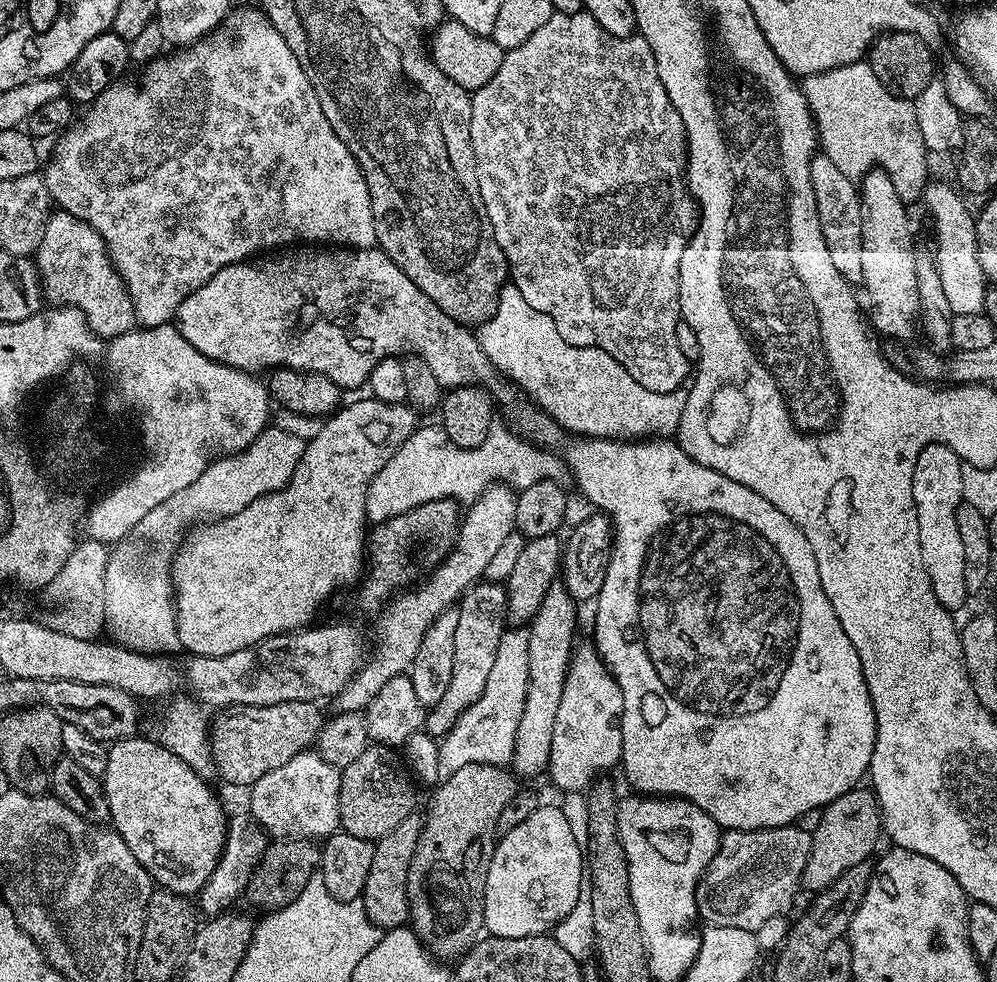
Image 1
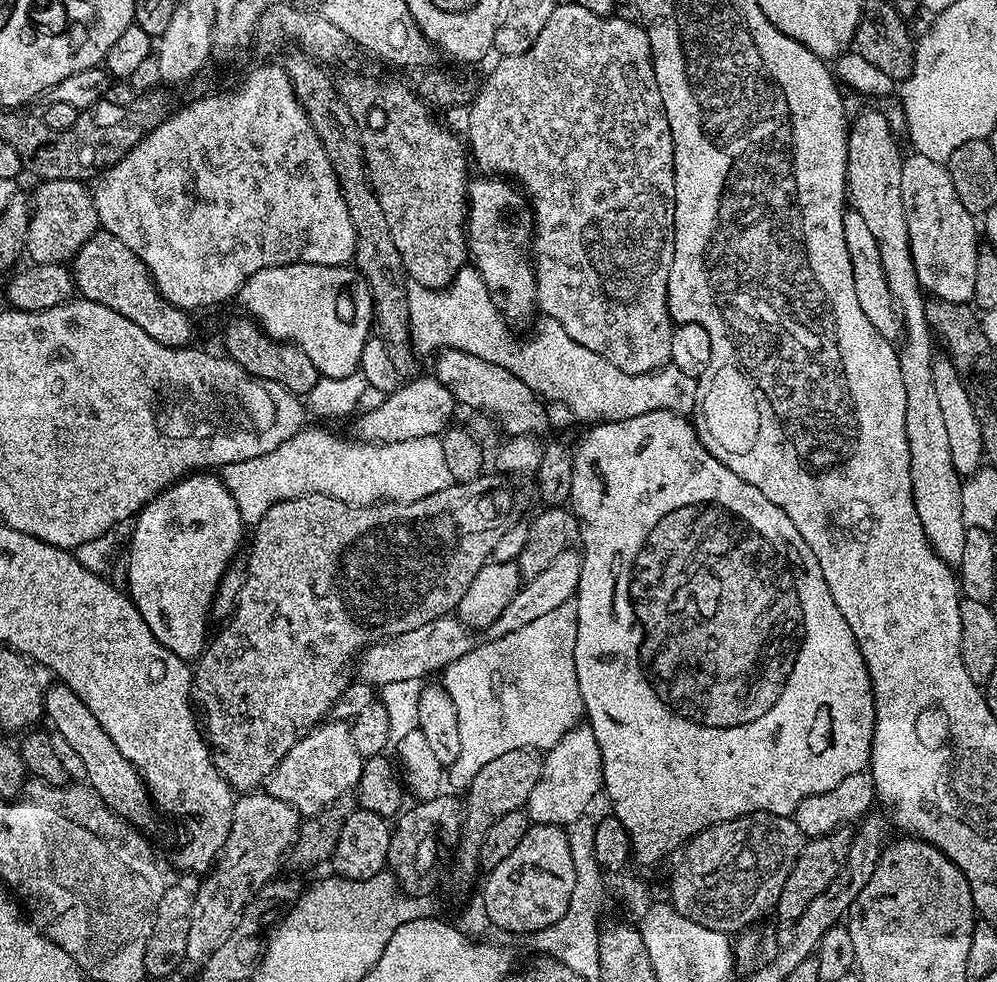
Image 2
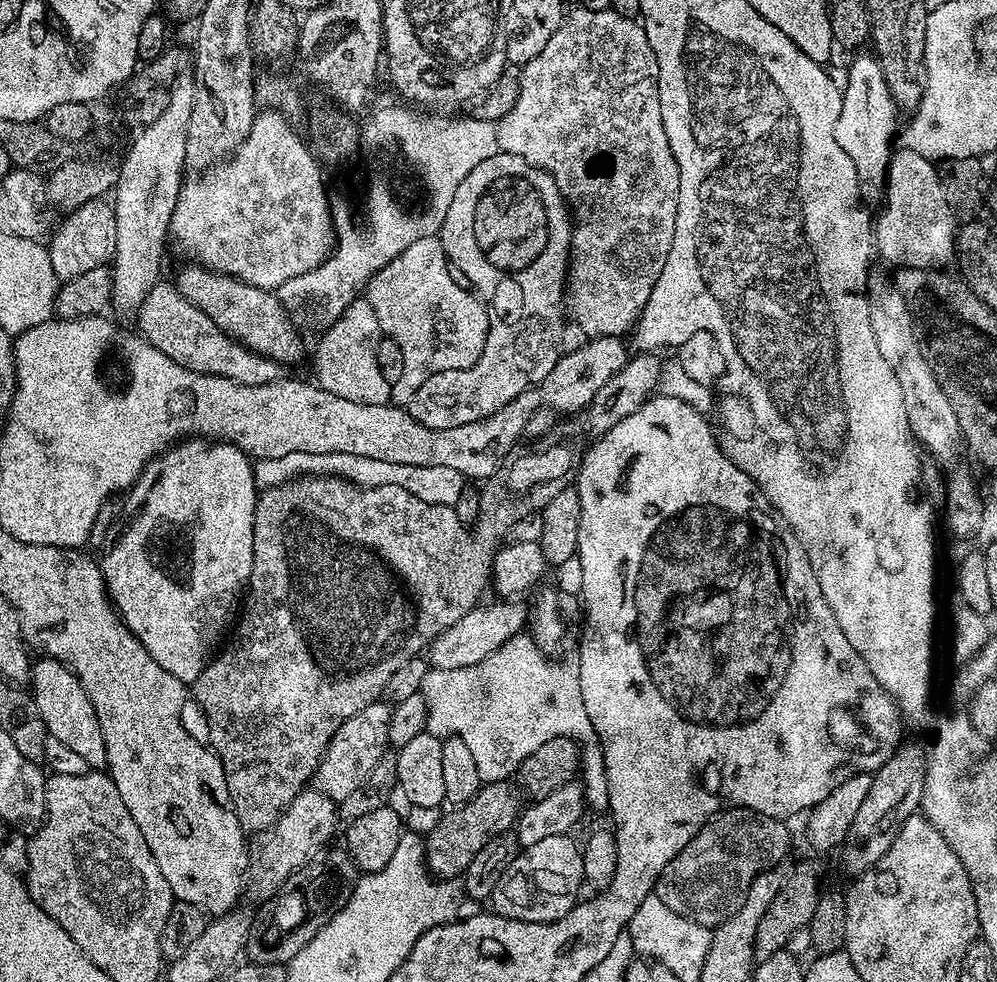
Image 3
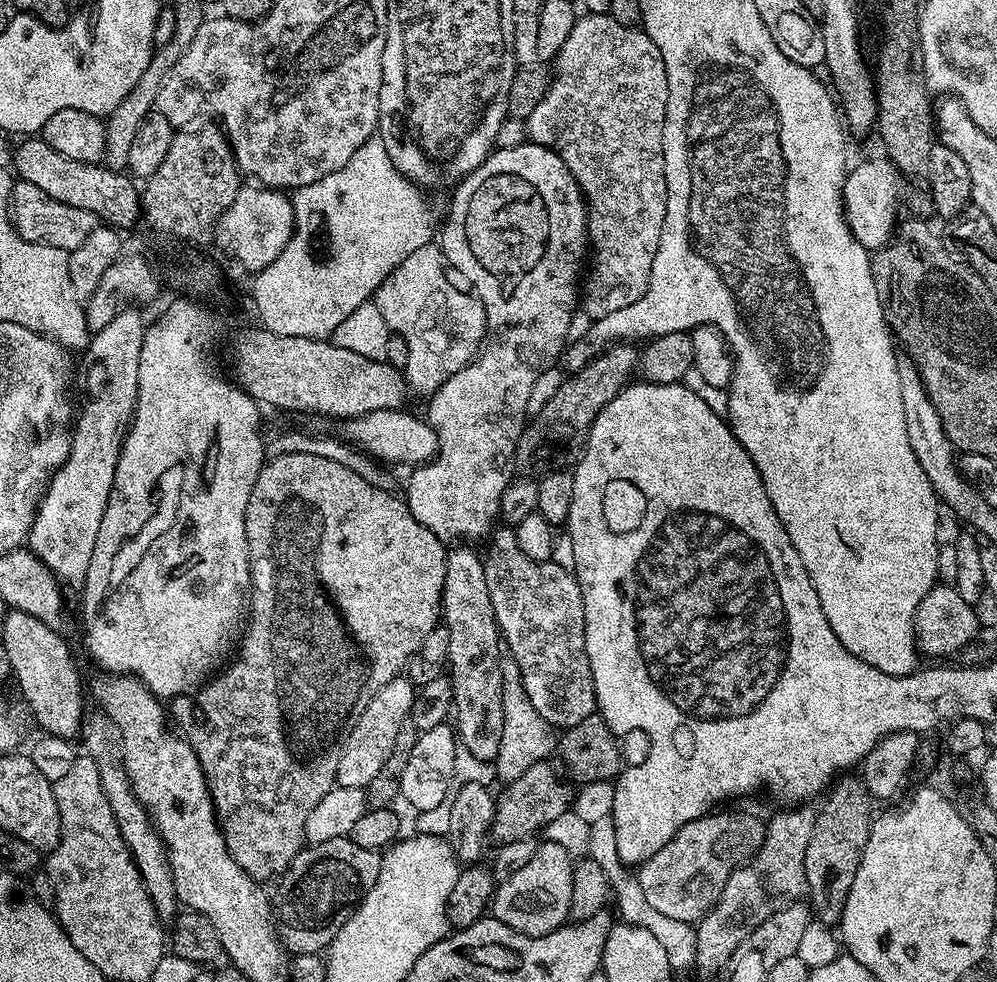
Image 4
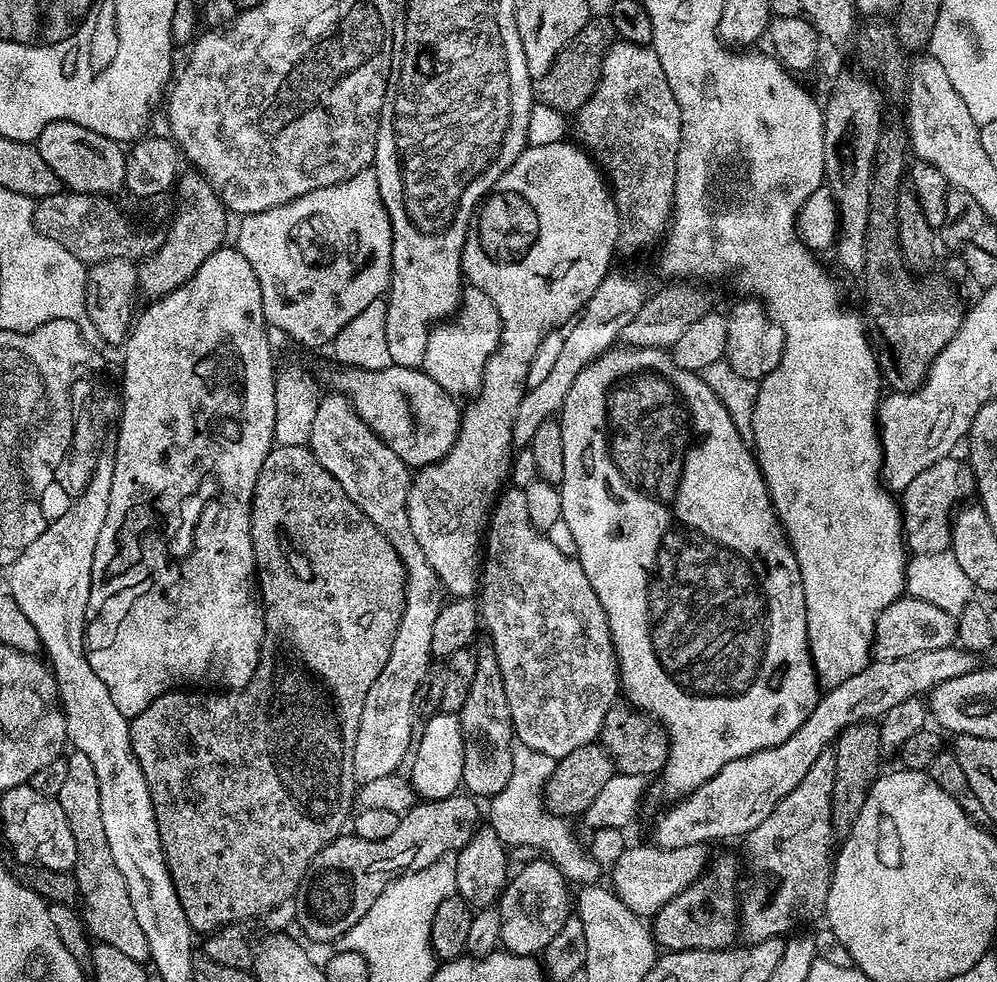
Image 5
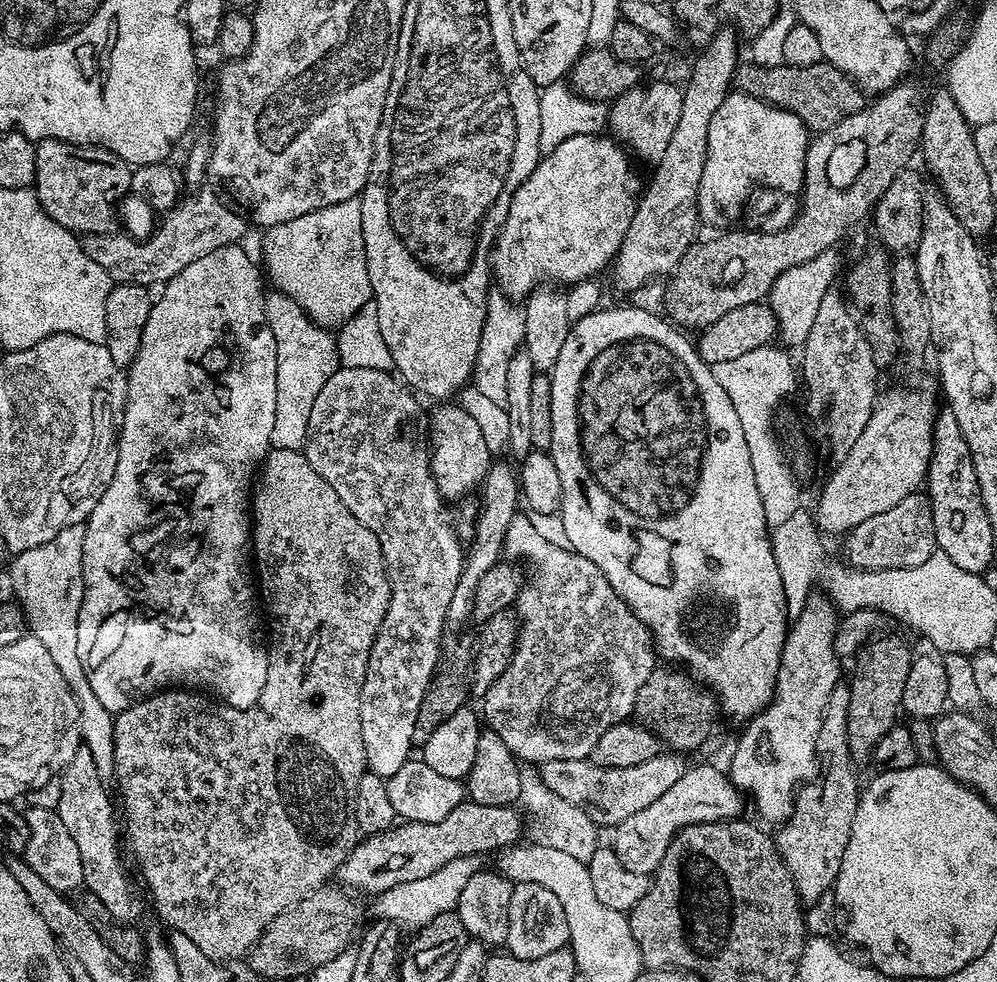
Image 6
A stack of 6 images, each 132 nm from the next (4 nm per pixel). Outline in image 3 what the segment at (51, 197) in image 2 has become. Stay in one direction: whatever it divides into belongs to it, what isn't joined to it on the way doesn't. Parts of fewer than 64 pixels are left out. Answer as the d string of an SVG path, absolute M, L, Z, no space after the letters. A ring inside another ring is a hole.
M107 199L91 200L63 217L60 229L51 233L46 247L57 281L78 278L86 270L103 268L111 261L116 241L116 209Z

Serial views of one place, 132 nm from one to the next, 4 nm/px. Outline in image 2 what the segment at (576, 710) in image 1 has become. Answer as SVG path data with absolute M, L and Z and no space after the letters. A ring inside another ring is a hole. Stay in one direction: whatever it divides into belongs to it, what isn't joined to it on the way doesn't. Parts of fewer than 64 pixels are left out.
M587 726L572 728L560 741L547 749L542 756L544 765L538 782L534 782L526 805L529 821L542 825L567 827L580 820L590 809L592 800L601 793L604 782L602 774L602 750L598 750L598 738Z

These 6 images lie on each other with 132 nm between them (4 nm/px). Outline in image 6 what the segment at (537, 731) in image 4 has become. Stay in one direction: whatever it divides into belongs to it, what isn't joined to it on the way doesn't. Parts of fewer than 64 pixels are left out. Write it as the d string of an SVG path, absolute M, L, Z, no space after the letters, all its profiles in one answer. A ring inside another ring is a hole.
M523 767L520 774L520 790L517 805L525 815L528 813L531 816L531 818L528 818L530 832L532 828L531 841L538 845L550 846L551 849L565 851L566 854L573 855L578 861L587 863L593 857L594 850L600 846L600 840L598 840L598 832L596 830L598 826L595 819L588 812L582 810L581 807L574 806L573 803L559 797L558 794L554 794L546 786L539 771L535 767Z

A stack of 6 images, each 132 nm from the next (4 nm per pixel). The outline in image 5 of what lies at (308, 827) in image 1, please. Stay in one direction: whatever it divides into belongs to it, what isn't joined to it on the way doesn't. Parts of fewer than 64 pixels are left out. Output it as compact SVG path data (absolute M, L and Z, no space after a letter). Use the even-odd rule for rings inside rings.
M326 394L320 396L320 405L314 414L314 430L310 430L307 447L311 448L318 462L330 470L330 474L346 490L346 494L386 534L386 538L397 554L402 558L406 570L407 588L404 591L404 609L402 622L392 639L390 658L382 666L382 674L374 678L370 694L362 706L362 718L358 722L358 738L354 742L354 774L357 781L363 782L374 778L386 778L393 775L406 755L406 746L410 746L410 726L414 723L412 707L414 694L422 678L430 670L434 657L430 650L430 641L434 622L438 619L440 608L446 602L446 593L434 566L426 562L418 538L410 526L408 513L408 491L412 485L413 473L408 465L382 442L362 422L354 410L351 400L342 395Z

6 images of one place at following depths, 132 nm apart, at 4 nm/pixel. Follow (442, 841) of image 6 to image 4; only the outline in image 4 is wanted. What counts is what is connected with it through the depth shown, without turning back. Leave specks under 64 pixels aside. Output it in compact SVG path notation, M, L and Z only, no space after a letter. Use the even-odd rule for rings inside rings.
M348 836L330 838L321 844L305 847L292 859L292 867L283 873L280 884L280 897L274 900L274 919L276 933L280 935L280 943L292 954L320 954L327 949L340 927L359 906L364 893L371 890L374 882L378 882L378 870L382 856L380 852L371 852L358 846Z

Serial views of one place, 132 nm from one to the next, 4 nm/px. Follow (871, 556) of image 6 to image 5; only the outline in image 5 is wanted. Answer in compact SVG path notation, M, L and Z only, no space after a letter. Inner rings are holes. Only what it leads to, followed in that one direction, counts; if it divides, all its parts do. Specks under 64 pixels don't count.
M950 455L934 462L934 466L922 470L922 474L918 474L918 478L914 478L914 482L910 482L910 486L903 491L902 519L909 553L936 554L949 550L954 513L958 506L965 503L964 498L968 495L971 497L976 490L976 479L971 467L963 459L956 459L955 455Z

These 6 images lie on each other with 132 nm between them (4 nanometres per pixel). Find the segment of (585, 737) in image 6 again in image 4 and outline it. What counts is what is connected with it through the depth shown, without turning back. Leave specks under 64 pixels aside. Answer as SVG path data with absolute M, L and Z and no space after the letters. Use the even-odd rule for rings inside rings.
M500 527L491 533L488 553L484 552L482 559L507 655L517 660L526 695L545 722L556 730L573 728L597 711L594 678L586 654L582 589L569 569L551 560L526 558L518 546L515 527Z

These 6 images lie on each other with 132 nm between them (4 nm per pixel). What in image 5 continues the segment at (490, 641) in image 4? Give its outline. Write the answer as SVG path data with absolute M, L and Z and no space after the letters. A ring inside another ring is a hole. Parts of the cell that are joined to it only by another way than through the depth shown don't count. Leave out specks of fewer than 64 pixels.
M486 646L483 652L477 653L473 685L458 715L463 736L463 787L473 797L491 798L505 790L512 774L515 737L502 672L491 647Z

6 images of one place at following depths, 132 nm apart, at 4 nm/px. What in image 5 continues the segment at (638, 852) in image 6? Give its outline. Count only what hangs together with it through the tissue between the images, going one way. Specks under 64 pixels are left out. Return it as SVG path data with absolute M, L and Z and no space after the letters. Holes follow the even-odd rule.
M953 646L942 650L925 650L923 654L910 654L910 658L890 658L889 660L873 659L858 674L850 674L846 682L838 682L831 685L821 695L820 701L814 706L810 718L786 738L773 748L758 750L746 758L738 758L734 762L724 764L714 778L702 782L695 790L687 796L677 799L673 808L668 808L656 820L656 840L657 848L677 848L678 846L694 846L695 844L708 844L712 840L726 840L728 838L744 838L750 830L754 830L782 802L787 794L806 778L810 766L818 760L823 752L829 751L840 737L840 732L846 726L854 726L865 722L879 721L888 710L893 709L900 702L914 697L923 697L931 693L942 682L950 682L950 678L962 678L962 674L970 674L978 667L978 656L975 652L969 652L967 648Z

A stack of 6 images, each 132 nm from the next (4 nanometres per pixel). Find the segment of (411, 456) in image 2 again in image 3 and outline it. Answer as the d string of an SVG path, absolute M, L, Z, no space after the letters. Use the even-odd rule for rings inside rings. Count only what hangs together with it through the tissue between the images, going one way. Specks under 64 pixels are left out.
M291 452L282 454L282 458L266 458L256 460L252 465L252 478L257 489L273 488L282 482L292 480L296 476L340 476L360 488L374 486L402 486L414 498L422 498L422 502L431 504L450 504L458 502L462 489L462 477L458 470L450 470L450 466L414 466L386 462L378 458L362 458L358 454L306 454Z

